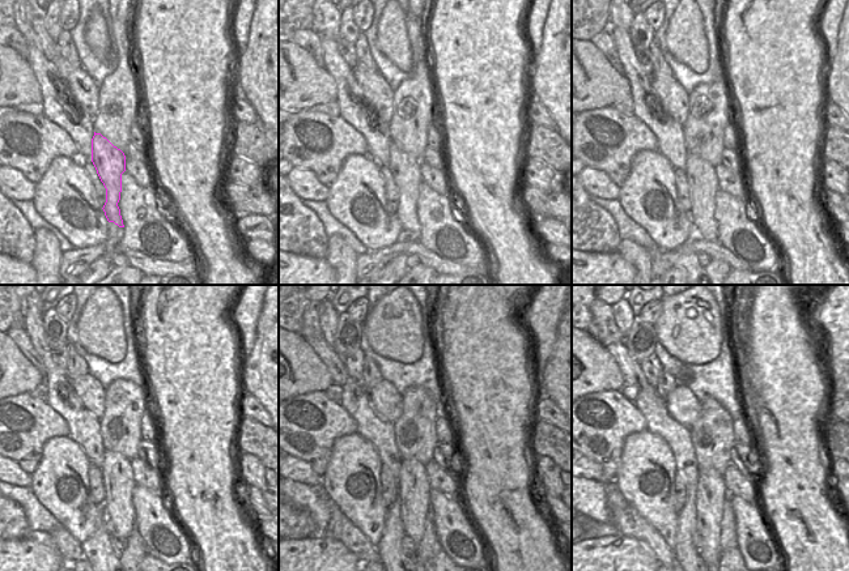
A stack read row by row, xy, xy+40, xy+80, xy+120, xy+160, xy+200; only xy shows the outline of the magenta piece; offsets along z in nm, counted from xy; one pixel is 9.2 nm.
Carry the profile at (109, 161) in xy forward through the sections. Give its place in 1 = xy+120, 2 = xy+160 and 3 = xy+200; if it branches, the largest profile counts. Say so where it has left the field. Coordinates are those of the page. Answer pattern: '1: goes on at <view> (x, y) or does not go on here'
1: goes on at xy+120 (117, 472)
2: goes on at xy+160 (414, 489)
3: goes on at xy+200 (710, 494)

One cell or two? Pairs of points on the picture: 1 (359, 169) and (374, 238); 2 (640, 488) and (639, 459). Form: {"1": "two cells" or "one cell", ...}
{"1": "one cell", "2": "one cell"}

